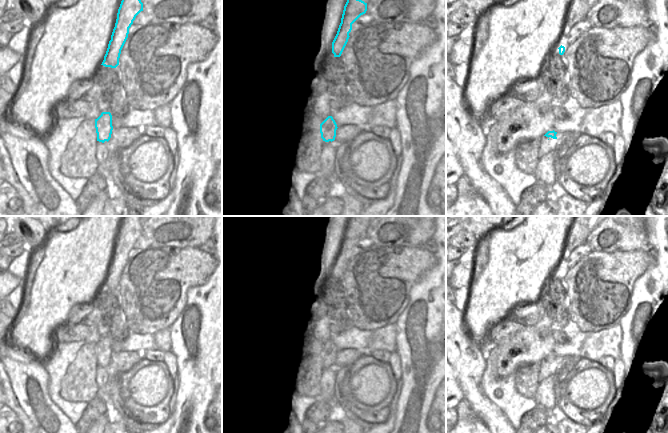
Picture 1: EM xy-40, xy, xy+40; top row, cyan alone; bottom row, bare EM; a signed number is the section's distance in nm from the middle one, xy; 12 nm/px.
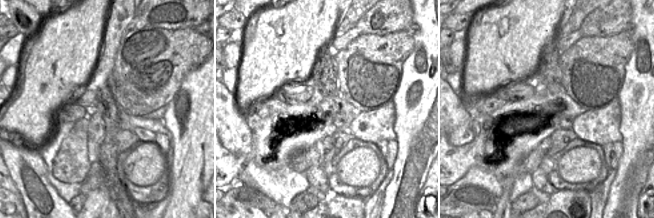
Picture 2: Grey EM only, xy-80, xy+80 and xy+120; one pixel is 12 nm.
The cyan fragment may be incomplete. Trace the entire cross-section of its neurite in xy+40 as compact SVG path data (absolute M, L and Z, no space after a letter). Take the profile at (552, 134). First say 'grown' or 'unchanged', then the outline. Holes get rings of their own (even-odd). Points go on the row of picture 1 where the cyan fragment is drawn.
grown | M548 131L541 139L539 146L539 157L543 157L550 152L554 152L557 146L557 132Z

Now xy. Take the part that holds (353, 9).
unchanged | M347 0L341 23L337 34L332 42L332 53L334 57L340 57L349 39L352 24L367 11L367 3L362 0Z

